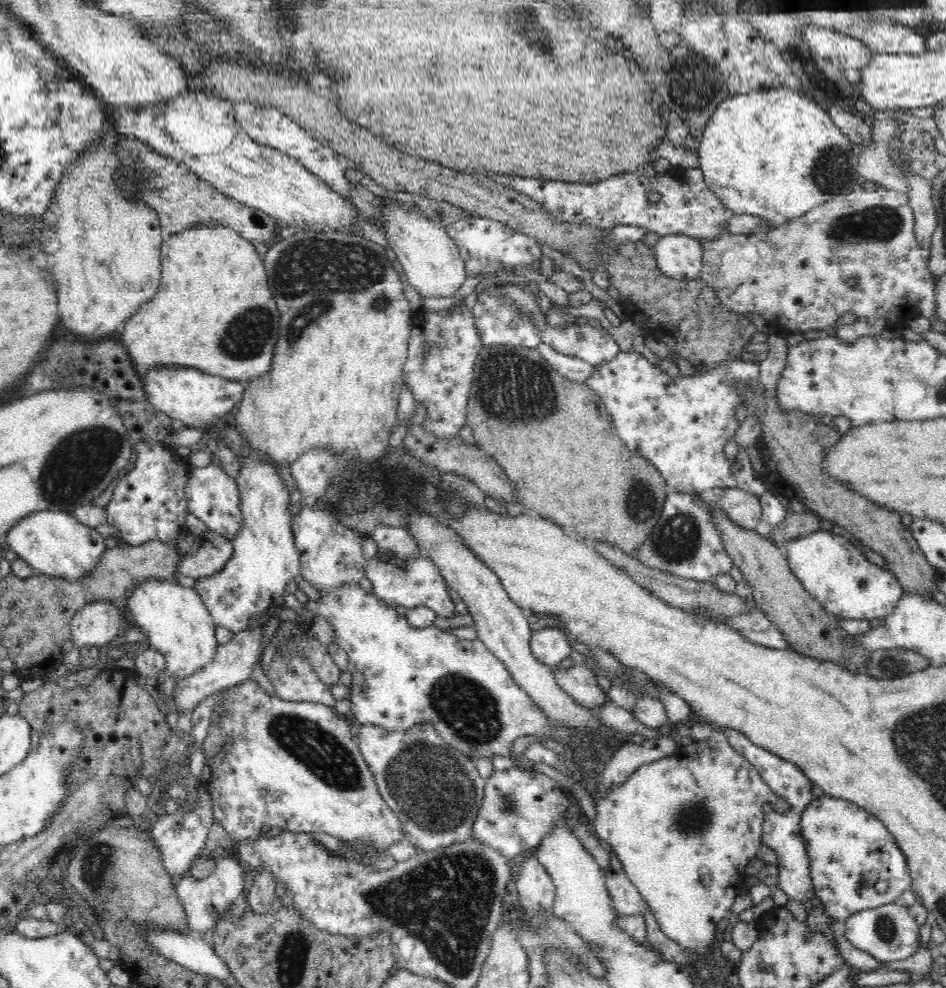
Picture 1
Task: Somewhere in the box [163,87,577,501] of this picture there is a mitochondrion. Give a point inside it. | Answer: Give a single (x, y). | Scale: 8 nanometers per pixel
(321, 271)

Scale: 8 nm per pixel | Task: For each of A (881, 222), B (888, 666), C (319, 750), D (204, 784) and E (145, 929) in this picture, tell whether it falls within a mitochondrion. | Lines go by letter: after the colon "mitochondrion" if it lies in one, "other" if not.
A: mitochondrion
B: mitochondrion
C: mitochondrion
D: other
E: other

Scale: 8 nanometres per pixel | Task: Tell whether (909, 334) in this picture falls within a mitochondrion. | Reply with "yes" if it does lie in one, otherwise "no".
no

